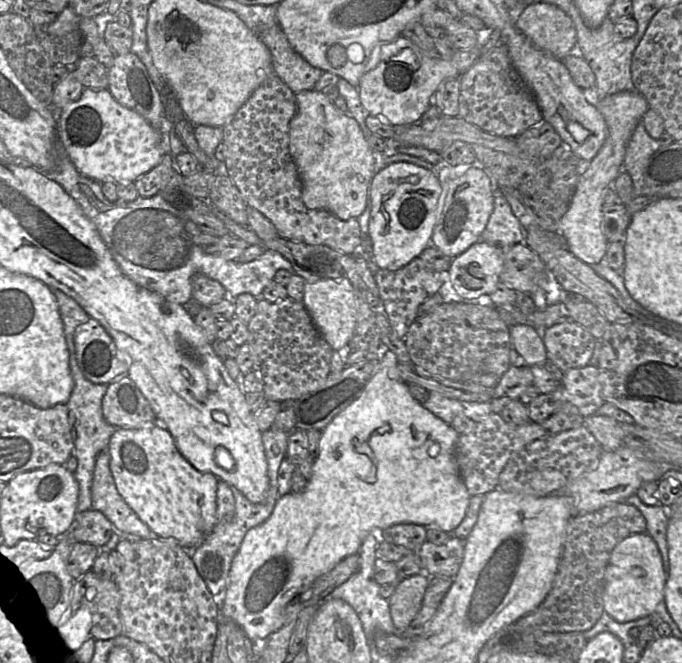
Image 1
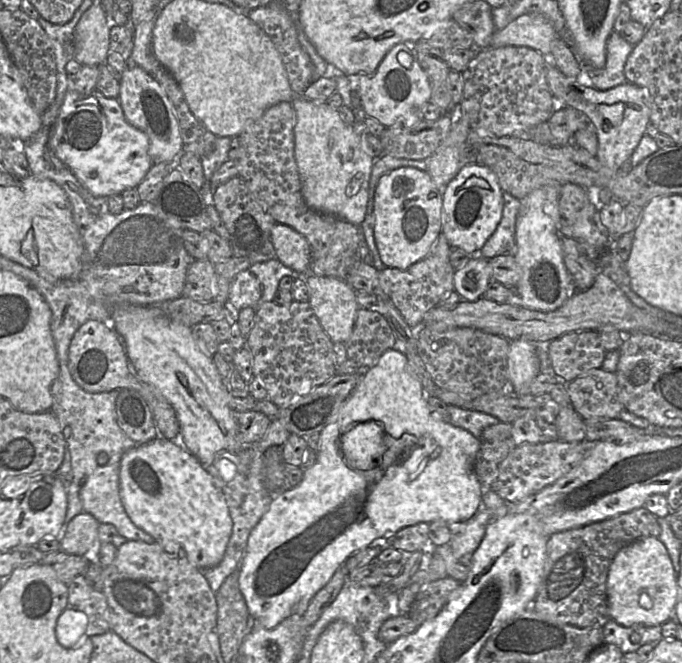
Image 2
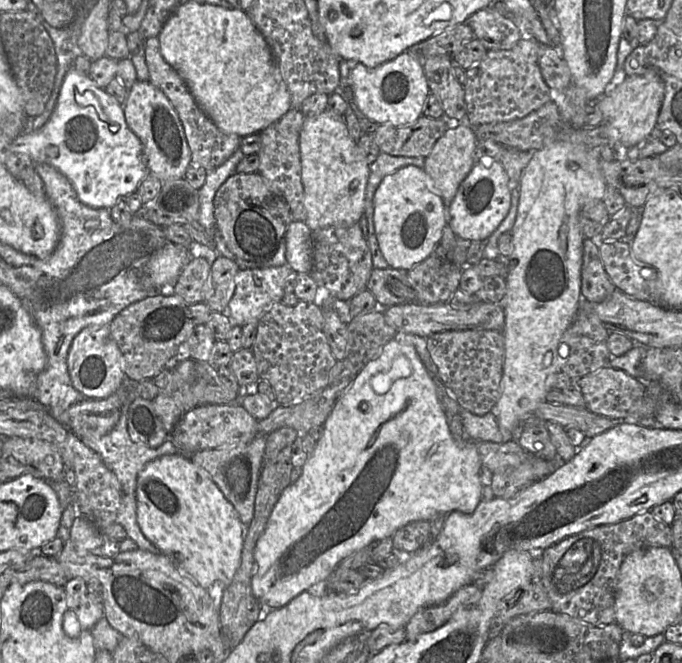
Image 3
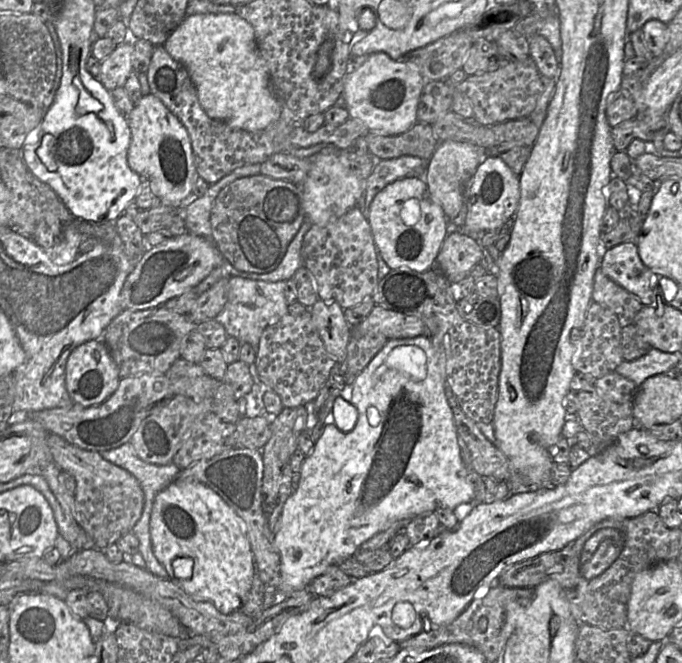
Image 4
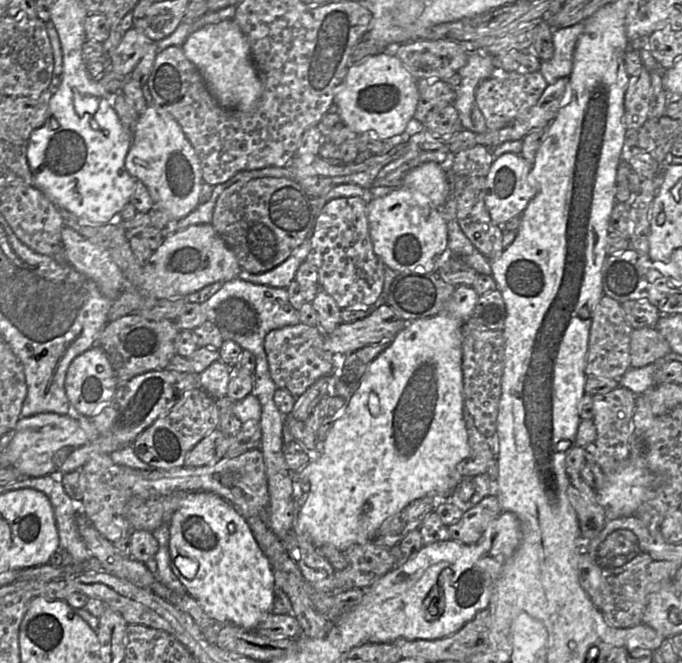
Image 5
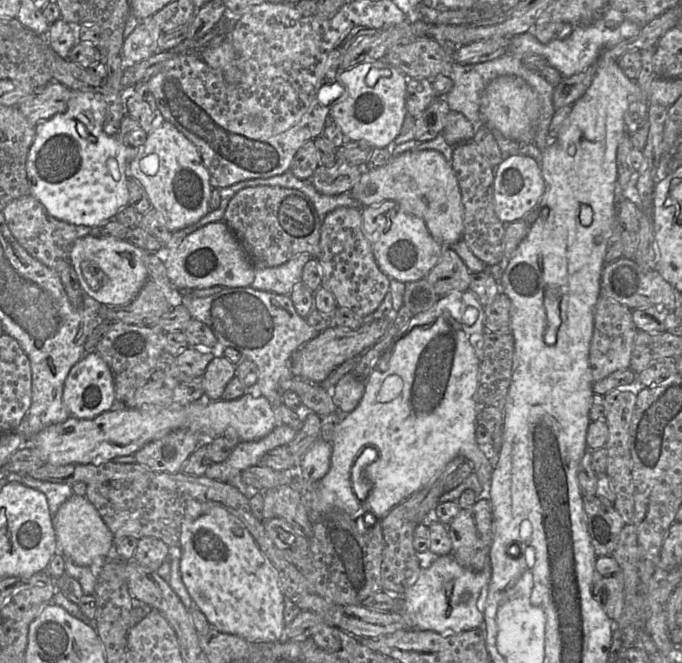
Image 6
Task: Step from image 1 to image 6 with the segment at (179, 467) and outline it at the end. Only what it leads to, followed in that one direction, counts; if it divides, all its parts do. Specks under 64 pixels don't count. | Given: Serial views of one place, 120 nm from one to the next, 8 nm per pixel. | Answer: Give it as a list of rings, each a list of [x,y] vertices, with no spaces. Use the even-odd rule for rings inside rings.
[[[214,507],[181,533],[182,581],[211,627],[252,643],[284,638],[284,593],[278,574],[243,522],[223,507]]]

